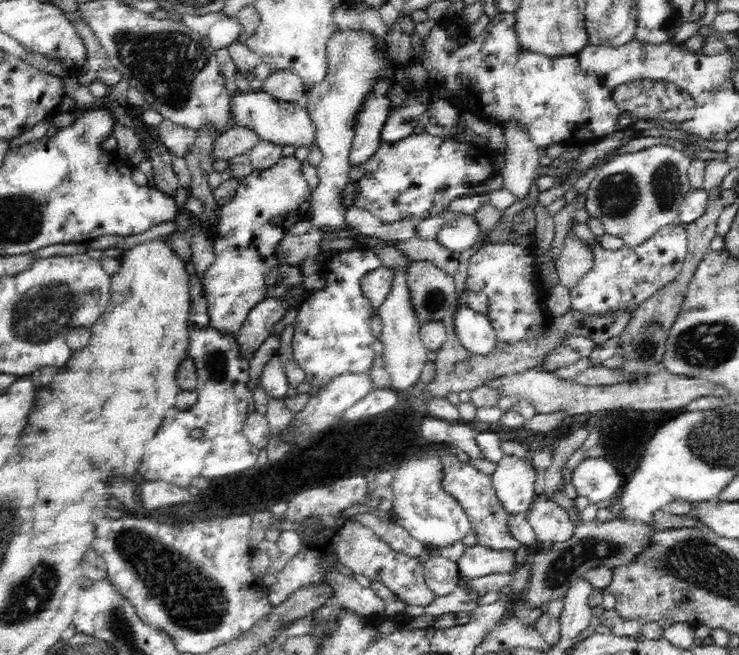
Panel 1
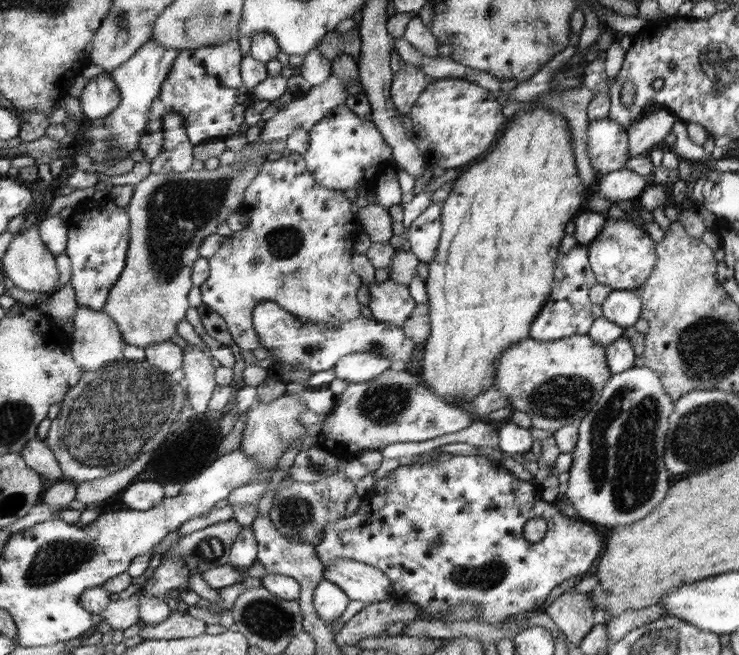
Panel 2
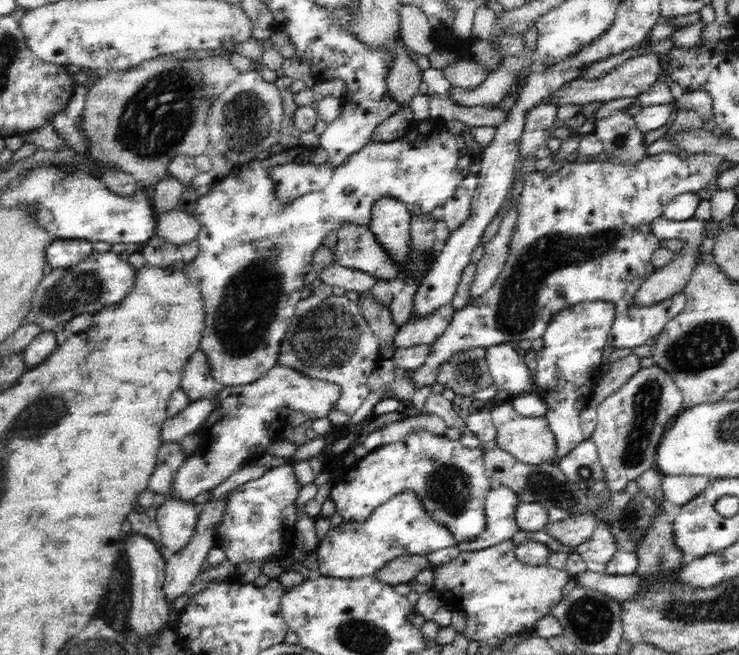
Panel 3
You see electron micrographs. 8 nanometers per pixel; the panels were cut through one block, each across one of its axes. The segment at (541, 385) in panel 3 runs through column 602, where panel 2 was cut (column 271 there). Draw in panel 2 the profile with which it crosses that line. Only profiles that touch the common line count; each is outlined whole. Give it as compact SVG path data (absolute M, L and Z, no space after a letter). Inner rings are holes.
M271 301L262 302L252 310L252 322L263 347L268 348L273 354L272 365L300 365L313 374L330 370L343 356L356 351L376 351L393 362L392 370L404 371L416 346L397 325L378 323L374 318L368 319L363 316L335 328L320 323L302 323L300 319L286 313L278 303Z

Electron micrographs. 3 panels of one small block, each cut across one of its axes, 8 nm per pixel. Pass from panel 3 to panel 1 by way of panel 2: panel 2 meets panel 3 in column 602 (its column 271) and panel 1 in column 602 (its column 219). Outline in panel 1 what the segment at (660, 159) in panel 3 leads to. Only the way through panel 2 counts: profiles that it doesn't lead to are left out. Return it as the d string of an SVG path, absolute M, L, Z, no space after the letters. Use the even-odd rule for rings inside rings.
M666 225L652 241L638 246L634 251L620 248L615 252L604 251L595 245L598 237L584 226L574 228L574 237L580 239L594 255L593 265L571 288L571 309L584 314L604 316L608 312L634 312L644 299L653 295L660 287L672 282L680 272L687 256L688 236L686 225Z

